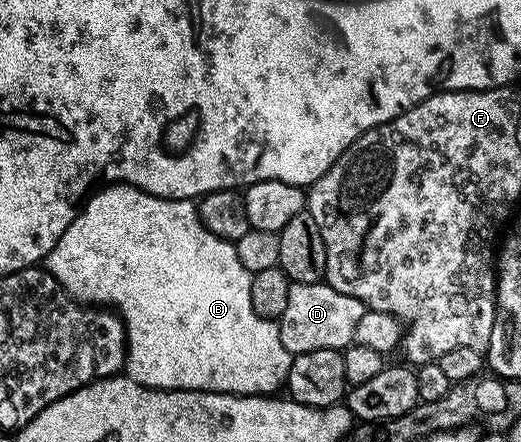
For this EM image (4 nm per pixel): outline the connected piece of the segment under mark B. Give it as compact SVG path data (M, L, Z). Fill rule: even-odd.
M105 184L96 192L88 195L87 201L78 209L75 220L59 236L55 248L43 259L44 269L48 270L54 280L64 290L82 304L90 304L97 308L112 308L120 314L125 325L125 368L124 373L139 384L149 386L153 390L210 390L212 394L259 394L273 396L277 390L286 385L291 372L293 355L283 348L281 327L272 318L259 316L251 304L251 280L253 275L243 268L239 261L239 252L234 243L215 236L203 224L197 211L197 202L187 198L160 198L154 194L143 192L137 186L124 184Z

